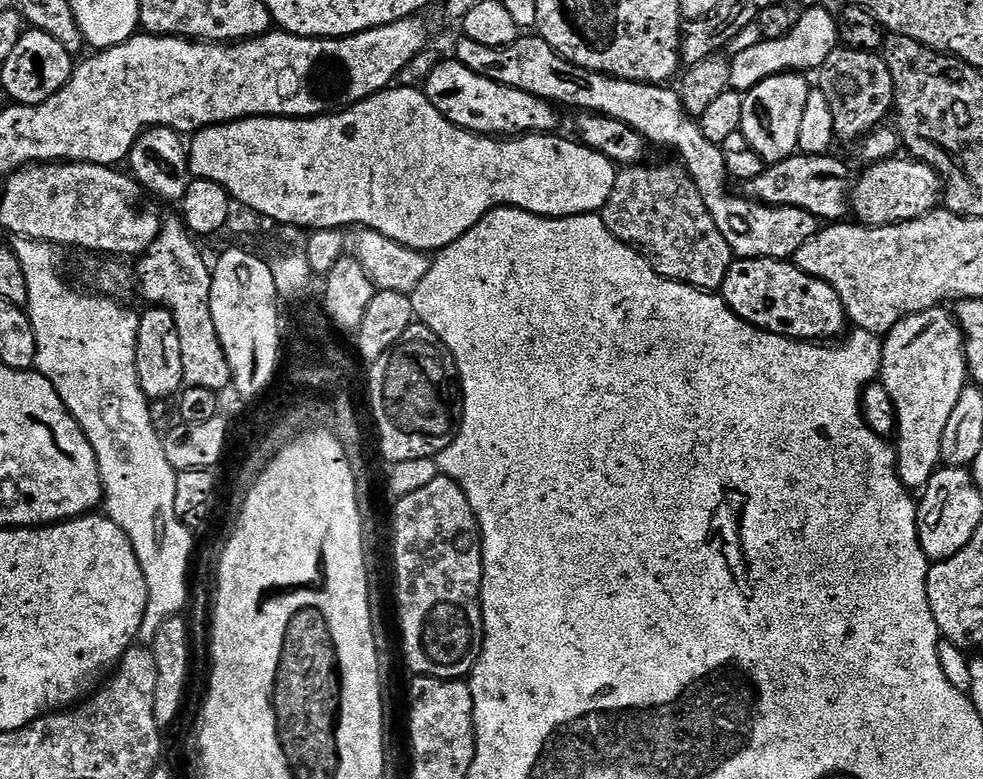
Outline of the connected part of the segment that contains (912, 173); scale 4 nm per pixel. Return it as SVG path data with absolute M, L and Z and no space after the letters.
M885 158L873 163L869 167L872 169L861 180L857 179L855 181L851 195L851 209L854 211L854 216L857 216L855 219L861 225L869 228L887 228L889 225L905 224L908 220L922 219L923 216L927 215L941 203L942 181L939 174L929 164L921 164L912 158L907 158L908 160L892 159Z

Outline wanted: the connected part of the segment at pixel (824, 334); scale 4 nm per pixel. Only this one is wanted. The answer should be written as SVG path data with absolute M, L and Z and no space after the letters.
M756 262L745 272L732 267L724 280L722 295L736 315L764 332L787 336L801 342L828 342L849 323L849 315L835 289L826 282L803 273L792 262Z

